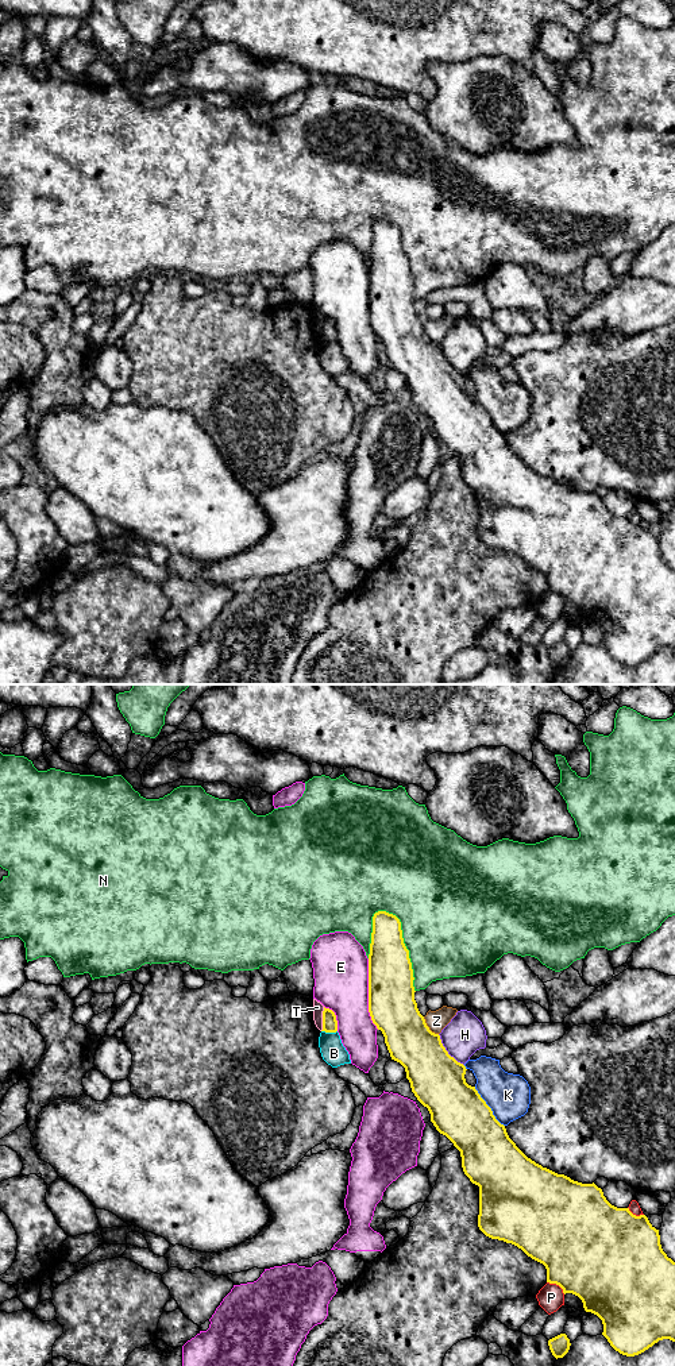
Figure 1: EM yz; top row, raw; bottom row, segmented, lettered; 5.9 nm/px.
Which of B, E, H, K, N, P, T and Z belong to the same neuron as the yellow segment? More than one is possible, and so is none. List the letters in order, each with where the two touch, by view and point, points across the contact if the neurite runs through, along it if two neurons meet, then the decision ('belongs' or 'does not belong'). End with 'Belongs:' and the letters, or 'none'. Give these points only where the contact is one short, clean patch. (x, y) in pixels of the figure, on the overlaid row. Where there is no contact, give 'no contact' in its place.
B: contact yz (330, 1031); border yz (321, 1030), (336, 1031); does not belong
E: contact yz (369, 994); does not belong
H: contact yz (447, 1052); does not belong
K: contact yz (489, 1107); does not belong
N: contact yz (404, 945); does not belong
P: contact yz (556, 1284); does not belong
T: contact yz (323, 1019); border yz (324, 1007), (323, 1027), (320, 1030); does not belong
Z: contact yz (428, 1027); border yz (423, 1017), (427, 1026), (438, 1034); does not belong
Belongs: none

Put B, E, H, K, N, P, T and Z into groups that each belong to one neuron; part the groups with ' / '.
B / E / H / K / N / P / T / Z

